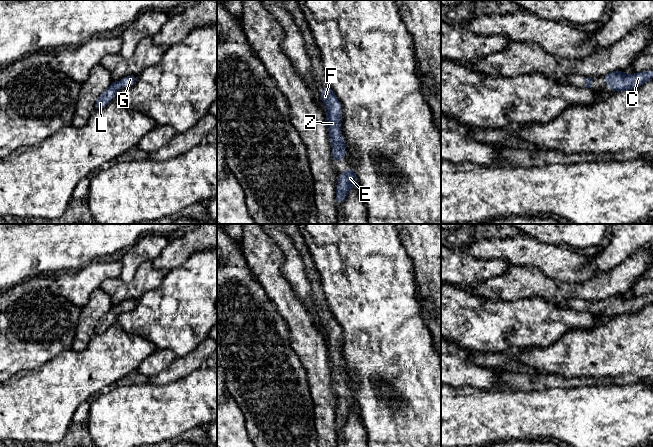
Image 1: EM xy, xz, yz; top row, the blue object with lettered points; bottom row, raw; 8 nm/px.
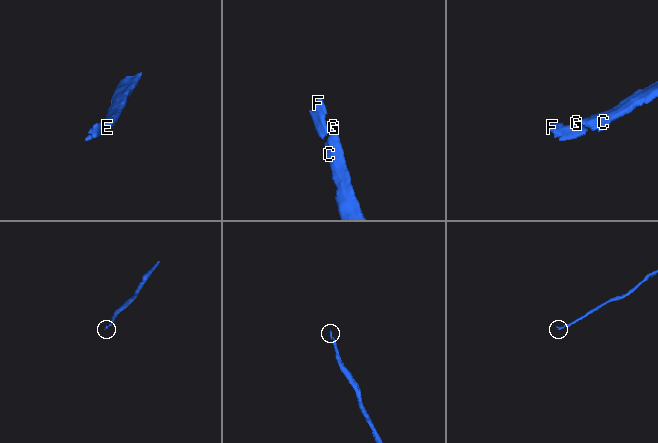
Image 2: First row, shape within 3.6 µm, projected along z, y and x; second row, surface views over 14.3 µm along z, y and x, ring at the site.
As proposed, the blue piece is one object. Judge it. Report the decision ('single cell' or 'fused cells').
single cell

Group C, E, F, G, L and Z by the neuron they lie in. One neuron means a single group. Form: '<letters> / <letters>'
C E F G L Z

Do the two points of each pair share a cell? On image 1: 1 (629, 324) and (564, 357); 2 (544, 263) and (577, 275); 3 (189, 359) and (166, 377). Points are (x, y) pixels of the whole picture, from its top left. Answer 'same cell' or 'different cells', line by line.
1: same cell
2: same cell
3: same cell

